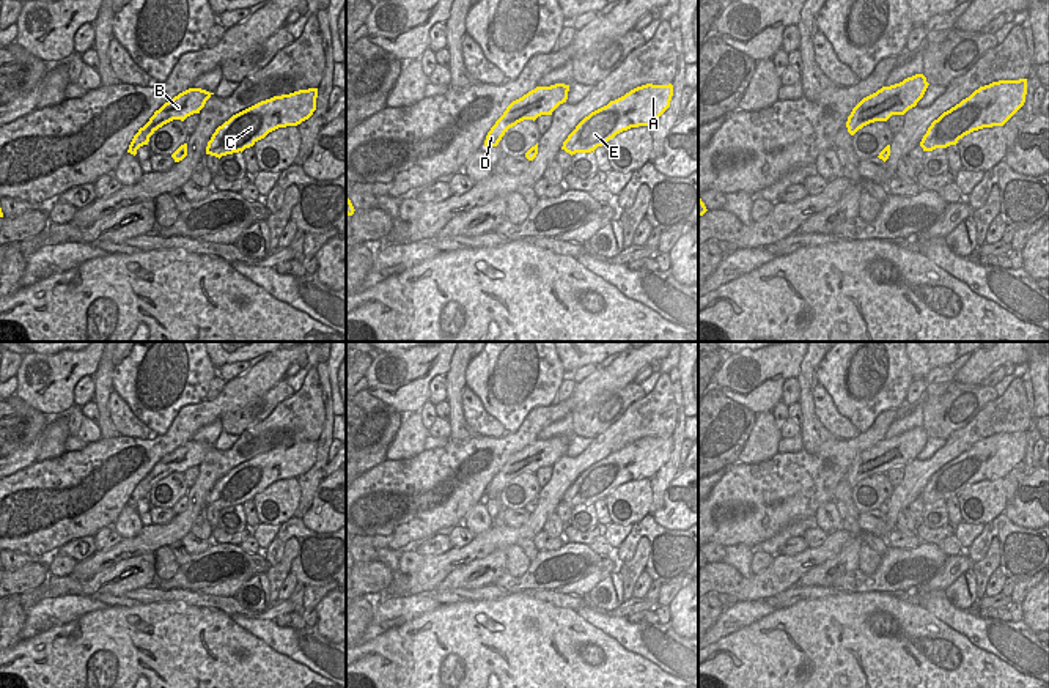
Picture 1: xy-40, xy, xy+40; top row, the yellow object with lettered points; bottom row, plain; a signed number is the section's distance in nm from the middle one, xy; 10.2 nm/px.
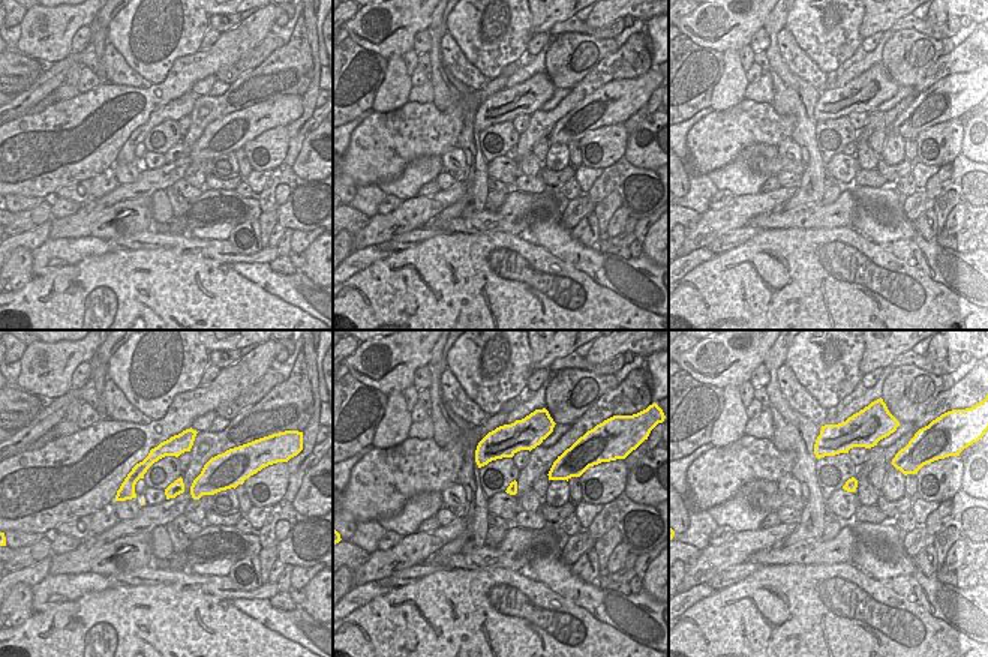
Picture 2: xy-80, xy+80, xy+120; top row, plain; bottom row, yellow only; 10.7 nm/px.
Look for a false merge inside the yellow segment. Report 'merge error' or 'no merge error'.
no merge error

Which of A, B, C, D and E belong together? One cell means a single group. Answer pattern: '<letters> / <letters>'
A B C D E

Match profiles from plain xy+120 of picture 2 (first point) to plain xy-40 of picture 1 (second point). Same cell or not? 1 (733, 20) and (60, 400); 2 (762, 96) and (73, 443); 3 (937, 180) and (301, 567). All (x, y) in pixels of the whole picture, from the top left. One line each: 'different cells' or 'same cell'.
1: same cell
2: same cell
3: same cell

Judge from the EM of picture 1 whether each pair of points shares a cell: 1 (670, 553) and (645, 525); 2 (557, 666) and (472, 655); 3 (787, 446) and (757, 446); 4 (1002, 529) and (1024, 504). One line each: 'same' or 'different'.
1: same
2: same
3: different
4: different

